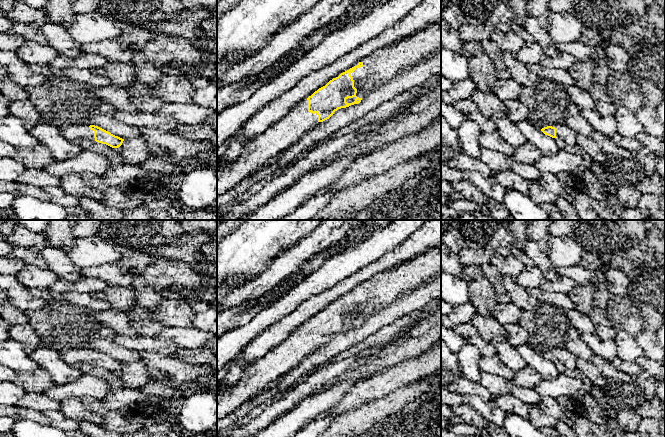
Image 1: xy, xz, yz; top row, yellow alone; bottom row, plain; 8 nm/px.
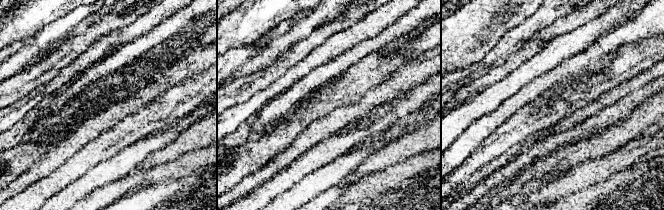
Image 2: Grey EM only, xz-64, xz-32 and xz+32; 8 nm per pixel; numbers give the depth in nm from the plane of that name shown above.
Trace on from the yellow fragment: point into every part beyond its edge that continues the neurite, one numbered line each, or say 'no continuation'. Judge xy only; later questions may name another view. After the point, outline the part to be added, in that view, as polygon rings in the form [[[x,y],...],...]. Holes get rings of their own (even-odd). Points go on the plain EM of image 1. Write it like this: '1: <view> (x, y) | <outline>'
1: xy (76, 357) | [[[90,348],[71,349],[61,353],[64,362],[72,366],[81,366],[84,364],[93,364],[94,355],[90,353]]]

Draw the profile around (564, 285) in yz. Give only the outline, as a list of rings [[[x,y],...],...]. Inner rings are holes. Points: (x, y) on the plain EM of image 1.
[[[559,277],[556,281],[546,280],[541,288],[548,292],[556,292],[562,293],[564,295],[568,295],[578,283],[571,278],[567,277]]]

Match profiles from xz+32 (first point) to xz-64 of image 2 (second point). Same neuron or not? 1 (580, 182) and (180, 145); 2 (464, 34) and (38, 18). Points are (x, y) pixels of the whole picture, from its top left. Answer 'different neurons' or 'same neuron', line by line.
1: same neuron
2: same neuron

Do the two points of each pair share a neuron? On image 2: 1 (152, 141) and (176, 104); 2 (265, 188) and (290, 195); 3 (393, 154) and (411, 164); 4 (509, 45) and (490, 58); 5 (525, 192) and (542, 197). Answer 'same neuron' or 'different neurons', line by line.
1: different neurons
2: different neurons
3: different neurons
4: same neuron
5: different neurons

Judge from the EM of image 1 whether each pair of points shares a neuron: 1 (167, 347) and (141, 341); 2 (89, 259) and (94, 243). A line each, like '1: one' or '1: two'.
1: one
2: one

